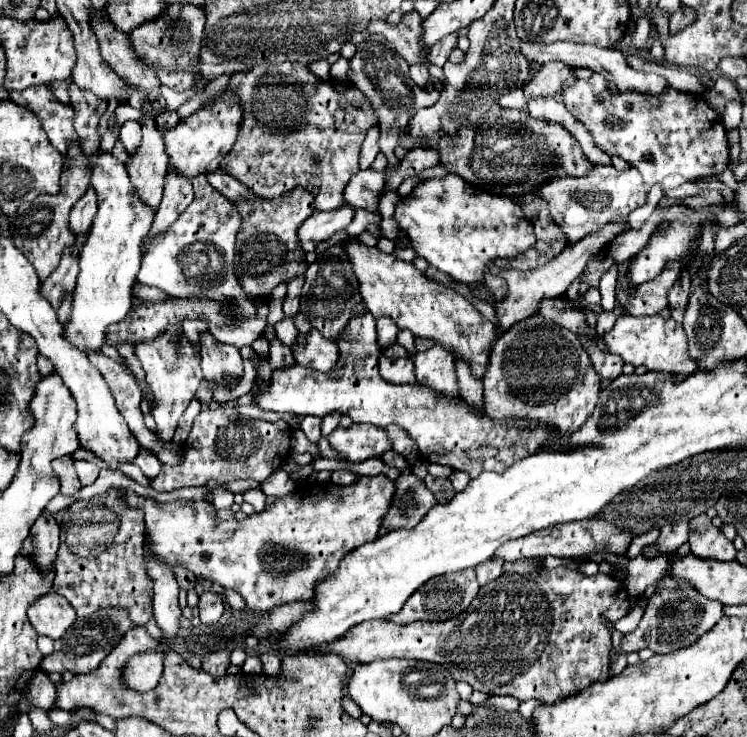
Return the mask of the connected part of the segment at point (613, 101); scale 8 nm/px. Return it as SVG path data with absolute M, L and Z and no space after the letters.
M595 73L589 79L577 79L577 83L563 91L563 103L573 113L577 121L585 125L585 129L593 135L595 145L607 153L625 159L631 167L637 167L643 181L647 185L655 185L671 173L683 175L687 181L715 177L725 171L729 165L729 141L727 131L723 127L721 115L709 107L709 103L701 95L683 93L673 87L667 87L659 95L639 93L639 91L617 91L613 93L603 75Z

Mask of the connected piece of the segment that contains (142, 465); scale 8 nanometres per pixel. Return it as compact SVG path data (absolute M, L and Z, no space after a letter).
M141 447L139 453L137 453L137 459L133 459L133 463L149 477L149 479L155 479L161 471L161 461L155 457L153 451L149 451L147 447Z

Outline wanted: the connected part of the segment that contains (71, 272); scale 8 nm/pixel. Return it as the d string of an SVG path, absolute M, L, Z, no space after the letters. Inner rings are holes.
M89 231L77 235L75 245L65 249L65 255L61 257L57 269L51 273L51 281L47 279L43 283L43 295L47 295L49 303L53 303L55 309L59 309L59 303L61 303L65 291L75 289L75 281L79 275L79 253L81 253L81 247L85 245L87 237L89 237Z

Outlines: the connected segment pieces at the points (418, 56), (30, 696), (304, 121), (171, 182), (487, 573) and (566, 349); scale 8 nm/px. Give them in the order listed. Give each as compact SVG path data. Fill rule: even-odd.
M411 11L403 15L403 21L399 25L389 25L387 21L381 23L369 23L367 25L369 33L381 33L389 43L395 45L397 53L409 63L409 65L425 65L429 69L431 79L443 81L443 69L429 63L429 51L421 49L421 17Z
M37 669L35 675L31 677L26 692L26 699L39 709L51 711L55 703L55 685L51 683L49 675L43 669Z
M285 61L281 65L265 63L265 67L253 67L249 73L235 75L229 81L227 89L235 91L241 99L243 123L235 147L221 161L221 171L233 175L247 189L251 189L257 197L263 199L275 199L277 195L283 195L293 187L303 187L313 193L315 209L319 211L333 211L345 205L341 191L345 189L345 183L349 183L351 175L359 171L361 143L365 139L367 129L377 123L369 101L365 99L365 95L361 95L361 91L357 91L357 87L341 87L329 81L321 81L311 75L305 65ZM309 155L313 155L313 159L321 159L321 163L317 167L309 167Z
M169 169L165 175L163 199L157 209L157 221L153 223L147 239L165 231L165 227L169 227L169 223L173 223L185 211L193 198L194 190L191 181L185 179L183 175L173 175L173 169Z
M489 559L489 563L481 563L481 567L477 567L475 571L479 585L485 585L489 581L495 581L503 573L503 563L499 559Z
M539 315L515 323L497 337L483 383L483 407L495 423L509 423L513 419L547 423L553 425L559 435L579 431L593 413L601 391L601 377L595 373L579 337Z

